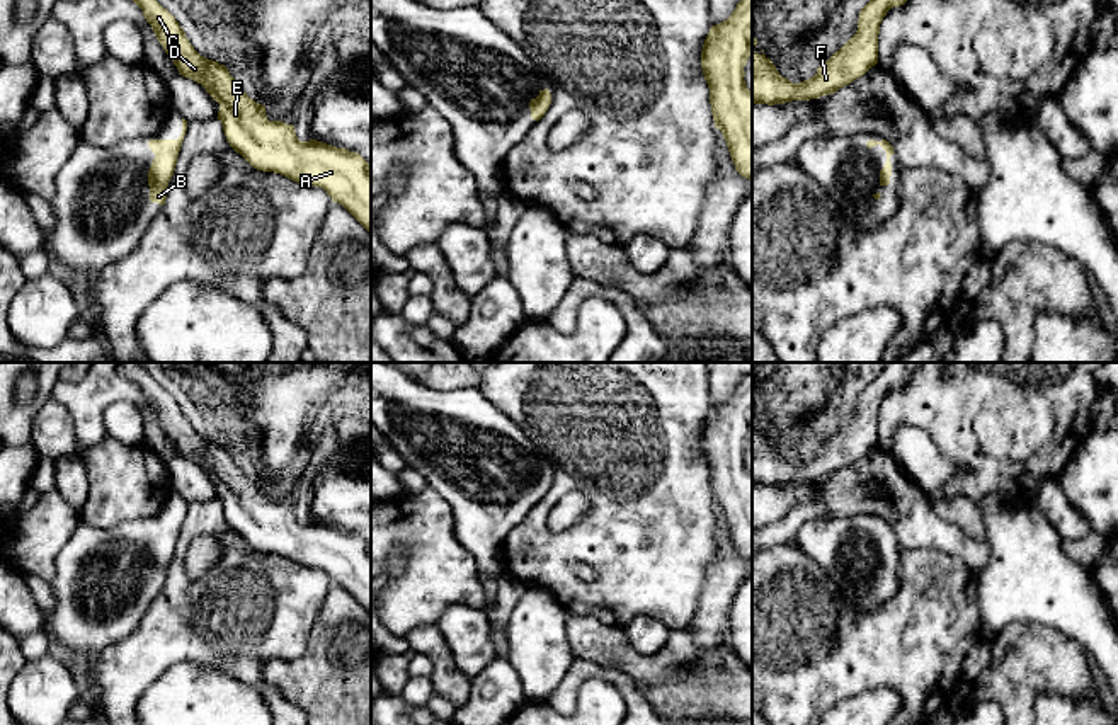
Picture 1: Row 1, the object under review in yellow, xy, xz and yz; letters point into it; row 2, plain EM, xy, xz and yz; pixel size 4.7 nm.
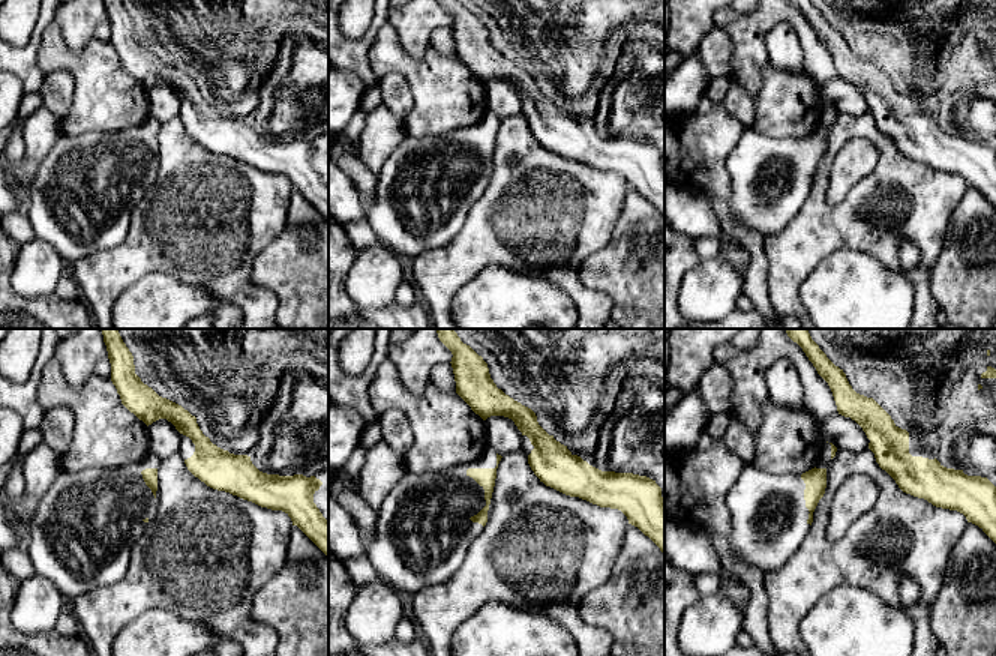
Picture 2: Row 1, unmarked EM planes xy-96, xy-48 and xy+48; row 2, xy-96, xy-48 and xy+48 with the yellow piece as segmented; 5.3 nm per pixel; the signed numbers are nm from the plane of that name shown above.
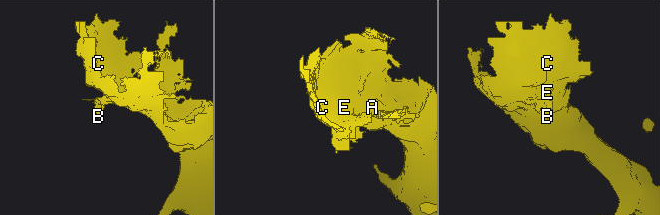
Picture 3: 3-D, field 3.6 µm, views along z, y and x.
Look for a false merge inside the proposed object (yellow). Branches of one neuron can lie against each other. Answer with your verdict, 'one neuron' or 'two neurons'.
one neuron

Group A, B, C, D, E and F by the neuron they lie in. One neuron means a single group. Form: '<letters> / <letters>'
A B C D E F

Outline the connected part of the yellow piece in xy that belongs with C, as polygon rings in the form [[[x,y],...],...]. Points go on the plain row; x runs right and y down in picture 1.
[[[119,362],[119,371],[143,391],[179,454],[201,465],[220,485],[218,500],[237,534],[257,551],[322,568],[371,614],[371,546],[359,534],[317,521],[299,522],[293,505],[269,502],[265,487],[250,480],[225,446],[201,437],[141,362]]]

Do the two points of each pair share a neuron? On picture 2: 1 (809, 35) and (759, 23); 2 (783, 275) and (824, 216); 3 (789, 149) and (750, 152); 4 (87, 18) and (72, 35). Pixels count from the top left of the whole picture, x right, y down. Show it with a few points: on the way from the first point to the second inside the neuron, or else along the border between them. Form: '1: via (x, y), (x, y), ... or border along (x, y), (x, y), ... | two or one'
1: via (797, 23), (791, 17), (771, 17) | one
2: via (789, 260), (816, 231) | one
3: via (780, 152), (759, 152) | one
4: via (83, 23), (77, 30) | one

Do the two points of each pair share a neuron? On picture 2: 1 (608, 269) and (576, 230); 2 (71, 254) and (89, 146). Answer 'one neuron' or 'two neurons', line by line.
1: two neurons
2: one neuron

